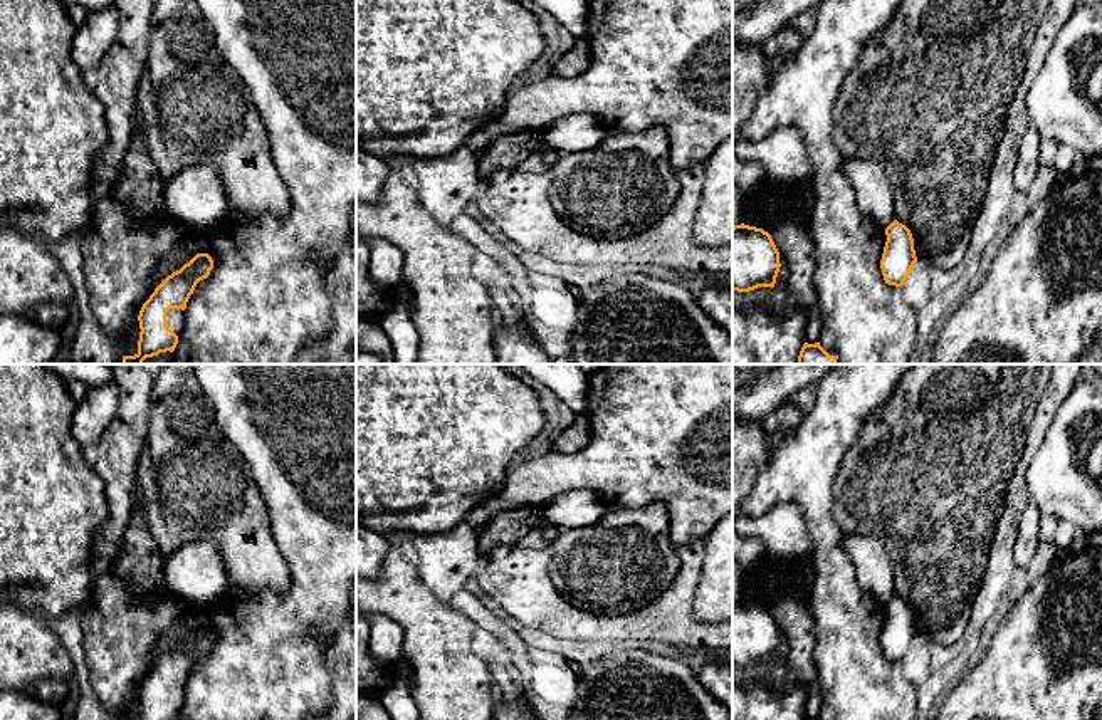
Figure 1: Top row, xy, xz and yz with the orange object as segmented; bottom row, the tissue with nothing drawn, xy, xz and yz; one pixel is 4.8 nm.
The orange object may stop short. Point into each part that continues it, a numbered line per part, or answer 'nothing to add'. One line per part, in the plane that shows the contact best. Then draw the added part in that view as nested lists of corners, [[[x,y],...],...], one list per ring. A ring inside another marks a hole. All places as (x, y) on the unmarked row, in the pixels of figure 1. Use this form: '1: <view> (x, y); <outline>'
1: xy (175, 693); [[[170,685],[166,688],[166,700],[168,700],[168,705],[171,705],[180,715],[181,708],[185,707],[185,686]]]

